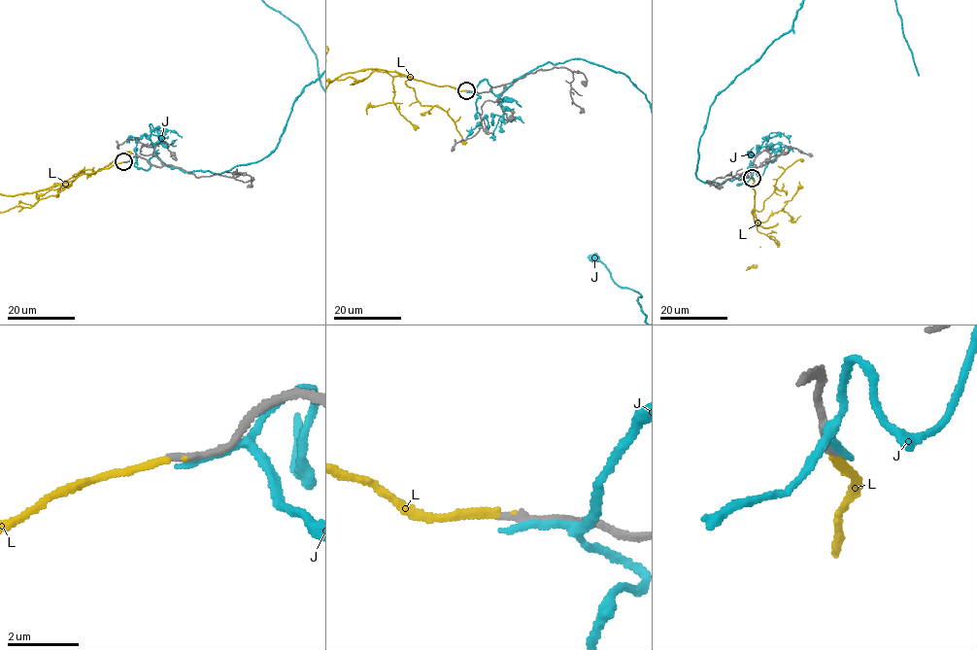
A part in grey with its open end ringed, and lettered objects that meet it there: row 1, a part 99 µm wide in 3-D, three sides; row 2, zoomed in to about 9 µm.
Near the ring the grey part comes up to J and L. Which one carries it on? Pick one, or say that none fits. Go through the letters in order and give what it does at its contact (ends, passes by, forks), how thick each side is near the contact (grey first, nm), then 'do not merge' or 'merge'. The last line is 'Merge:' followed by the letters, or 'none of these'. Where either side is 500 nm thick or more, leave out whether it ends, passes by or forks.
J: it passes by; calibres 200 and 200 nm; do not merge
L: it ends; calibres 240 and 160 nm; merge
Merge: L

